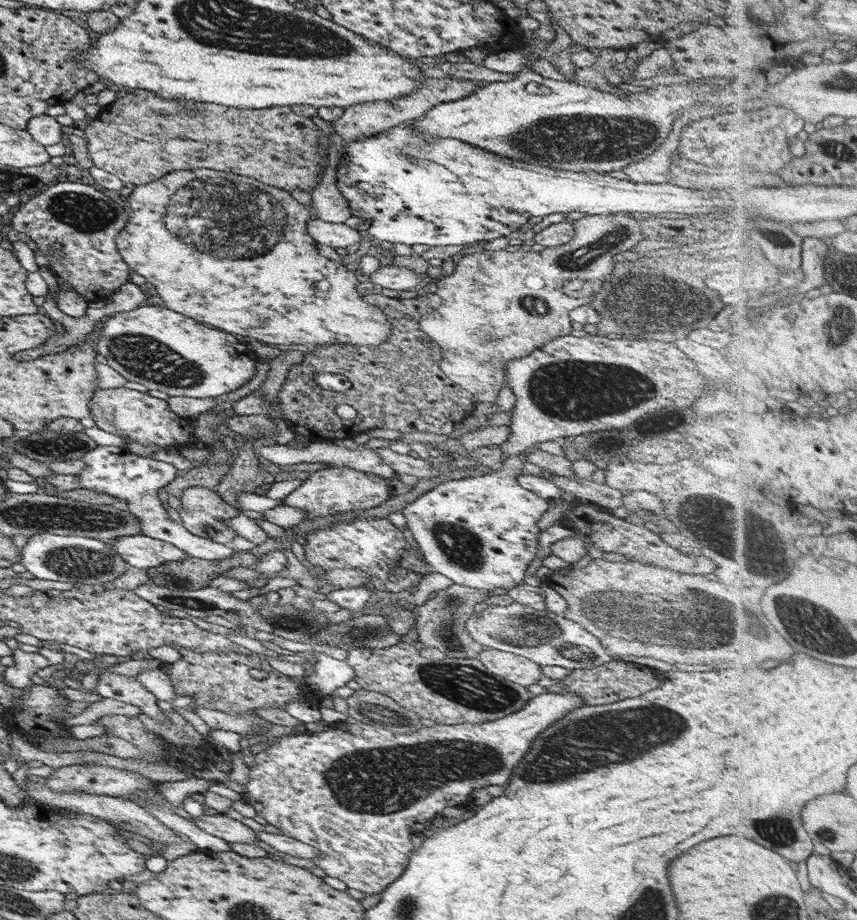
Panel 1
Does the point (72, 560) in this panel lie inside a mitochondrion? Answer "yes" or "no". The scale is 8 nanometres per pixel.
yes

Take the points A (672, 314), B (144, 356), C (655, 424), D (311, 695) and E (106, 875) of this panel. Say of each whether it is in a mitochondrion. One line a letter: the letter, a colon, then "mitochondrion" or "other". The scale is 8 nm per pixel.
A: mitochondrion
B: mitochondrion
C: mitochondrion
D: other
E: other

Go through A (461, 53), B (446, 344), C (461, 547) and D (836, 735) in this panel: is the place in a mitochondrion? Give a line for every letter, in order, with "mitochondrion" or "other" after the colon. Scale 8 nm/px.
A: other
B: other
C: mitochondrion
D: other

